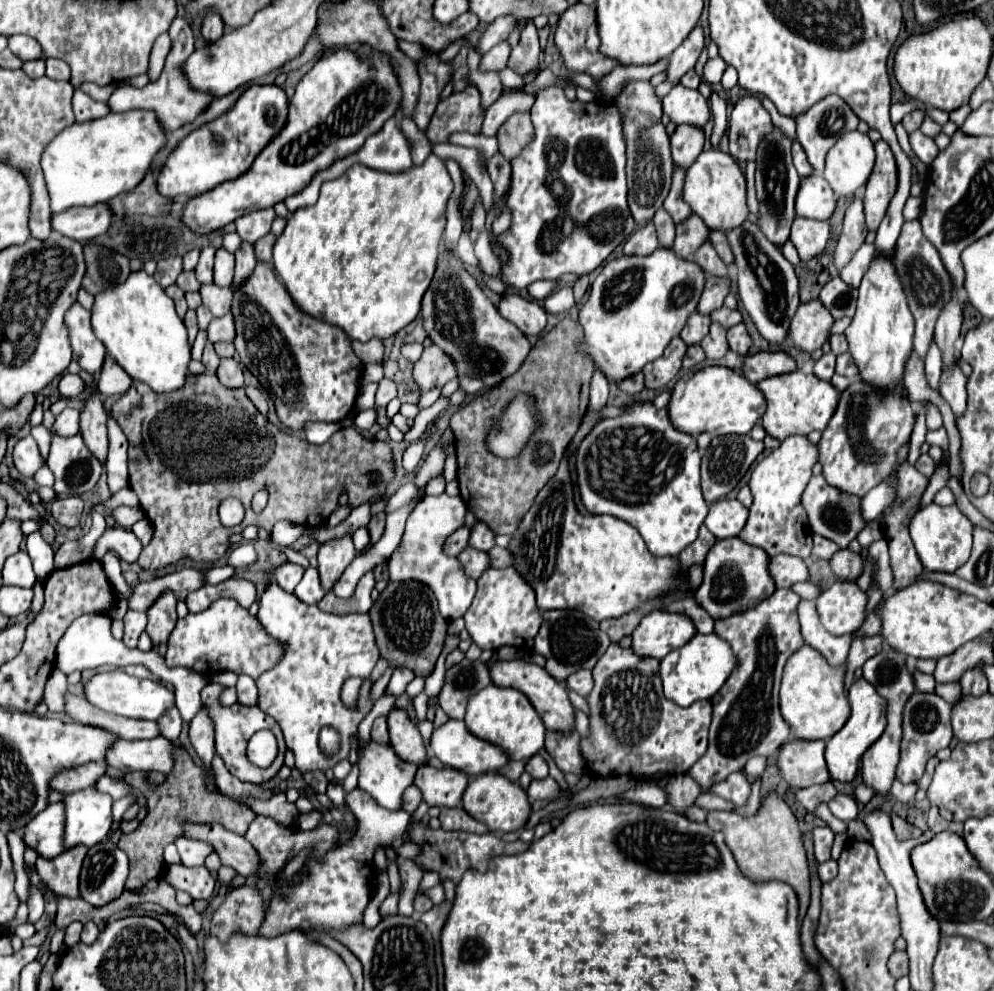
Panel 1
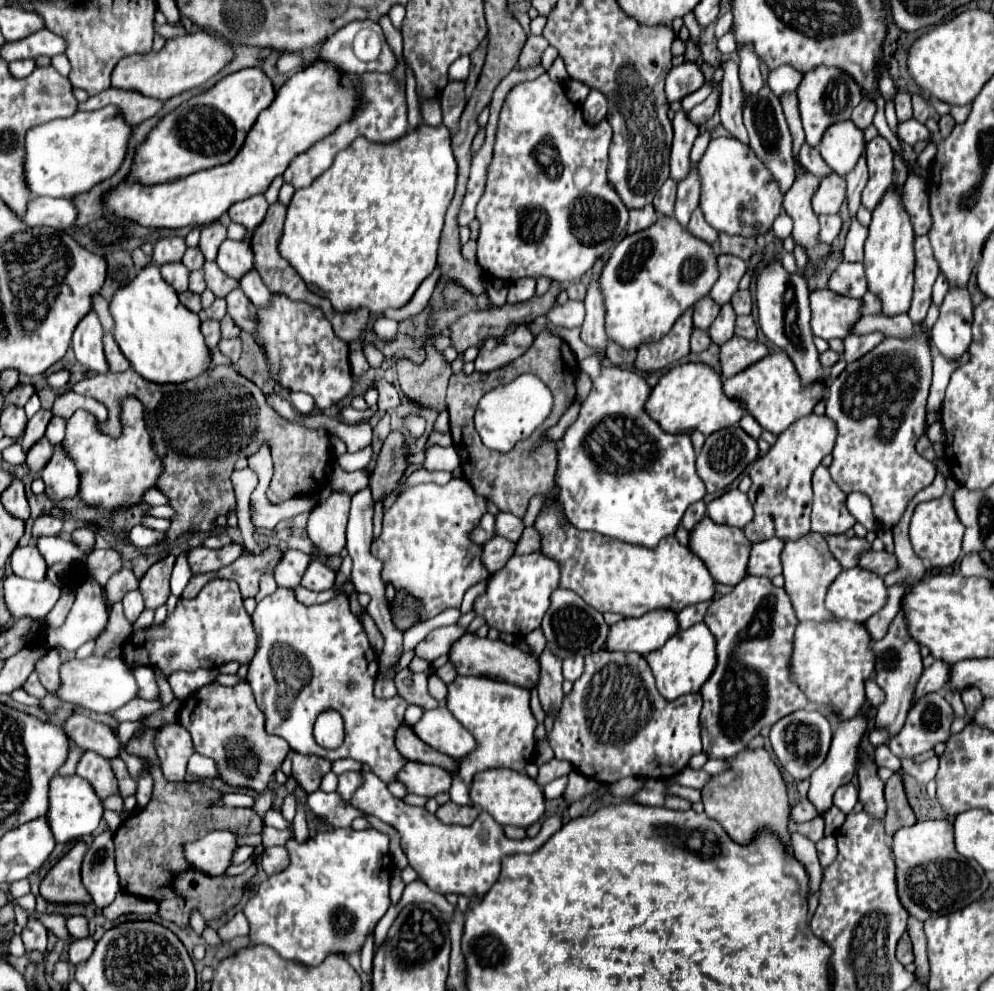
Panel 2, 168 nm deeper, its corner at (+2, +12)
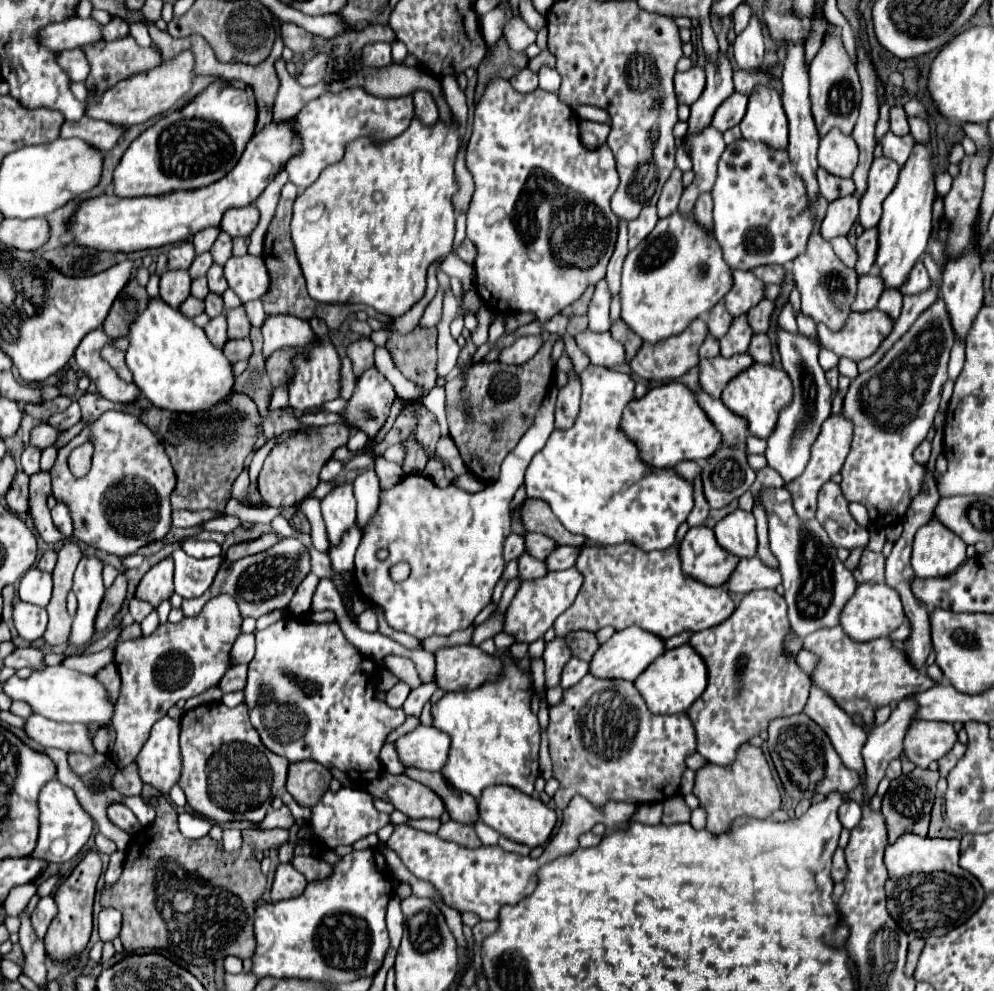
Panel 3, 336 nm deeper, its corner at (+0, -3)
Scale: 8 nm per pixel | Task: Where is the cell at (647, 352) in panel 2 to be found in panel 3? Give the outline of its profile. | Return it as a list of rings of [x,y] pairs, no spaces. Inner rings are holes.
[[[698,318],[680,336],[672,336],[672,338],[664,340],[664,344],[642,344],[640,352],[630,362],[630,368],[634,370],[634,374],[638,374],[644,380],[662,382],[662,380],[680,378],[682,374],[686,374],[690,368],[696,366],[696,362],[698,362],[698,348],[704,342],[706,336],[708,336],[706,322]]]

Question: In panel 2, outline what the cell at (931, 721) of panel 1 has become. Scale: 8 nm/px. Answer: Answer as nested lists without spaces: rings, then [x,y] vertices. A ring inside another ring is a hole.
[[[942,693],[922,697],[908,713],[902,731],[888,743],[890,751],[904,759],[930,751],[938,741],[948,741],[954,711]]]

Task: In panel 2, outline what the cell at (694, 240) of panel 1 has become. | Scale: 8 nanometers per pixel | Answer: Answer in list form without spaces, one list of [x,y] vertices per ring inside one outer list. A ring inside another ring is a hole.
[[[690,169],[690,177],[686,181],[678,183],[678,197],[676,197],[676,209],[674,217],[682,227],[688,225],[692,211],[698,207],[698,197],[700,197],[700,185],[698,185],[698,169]]]

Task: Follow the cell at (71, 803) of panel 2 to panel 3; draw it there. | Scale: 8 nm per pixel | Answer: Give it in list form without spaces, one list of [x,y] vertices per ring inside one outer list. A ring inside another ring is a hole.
[[[56,778],[50,780],[44,790],[40,792],[40,838],[36,844],[36,850],[32,852],[32,856],[36,858],[46,858],[48,862],[66,862],[72,856],[76,856],[80,852],[80,848],[88,842],[88,838],[92,836],[92,828],[94,828],[94,820],[90,818],[90,814],[80,806],[76,794],[72,788],[62,786]]]

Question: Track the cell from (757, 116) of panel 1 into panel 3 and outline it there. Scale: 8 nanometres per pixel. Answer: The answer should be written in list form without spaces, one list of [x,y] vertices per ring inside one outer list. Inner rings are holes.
[[[752,18],[746,30],[740,36],[736,36],[734,58],[738,68],[746,72],[760,70],[760,64],[764,60],[764,38],[762,38],[762,22],[758,18]]]

